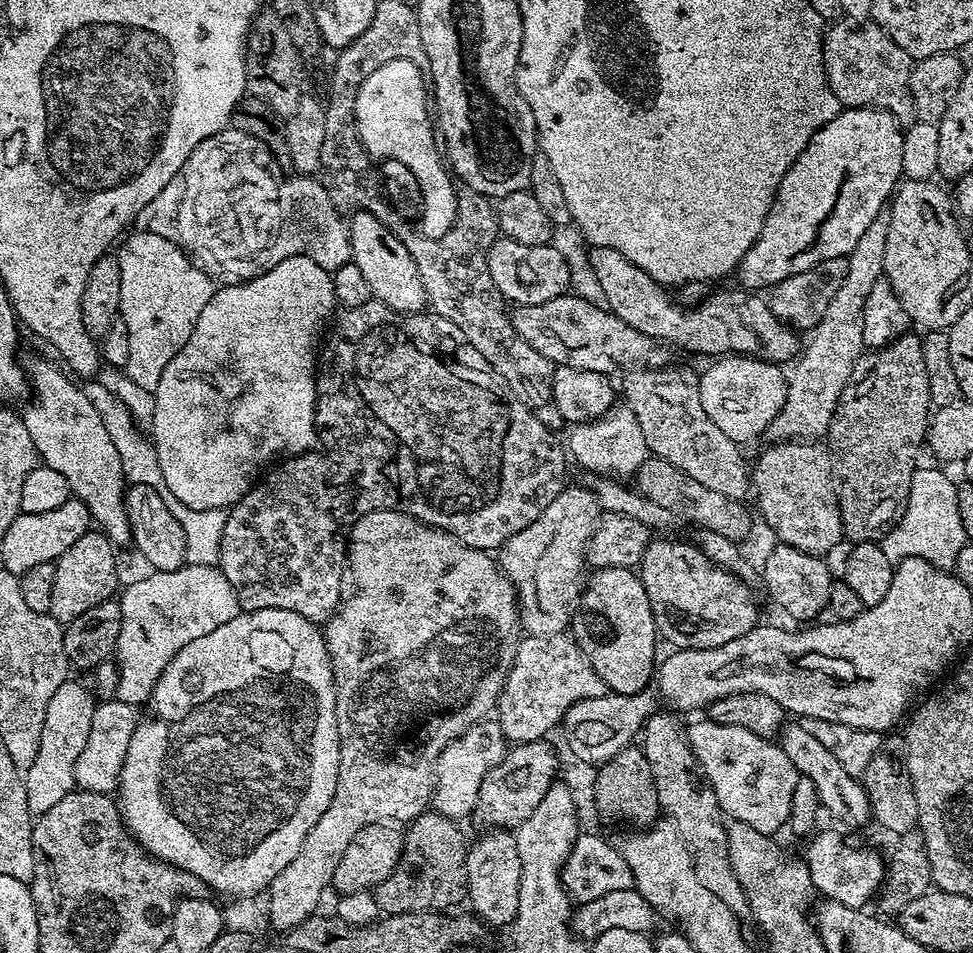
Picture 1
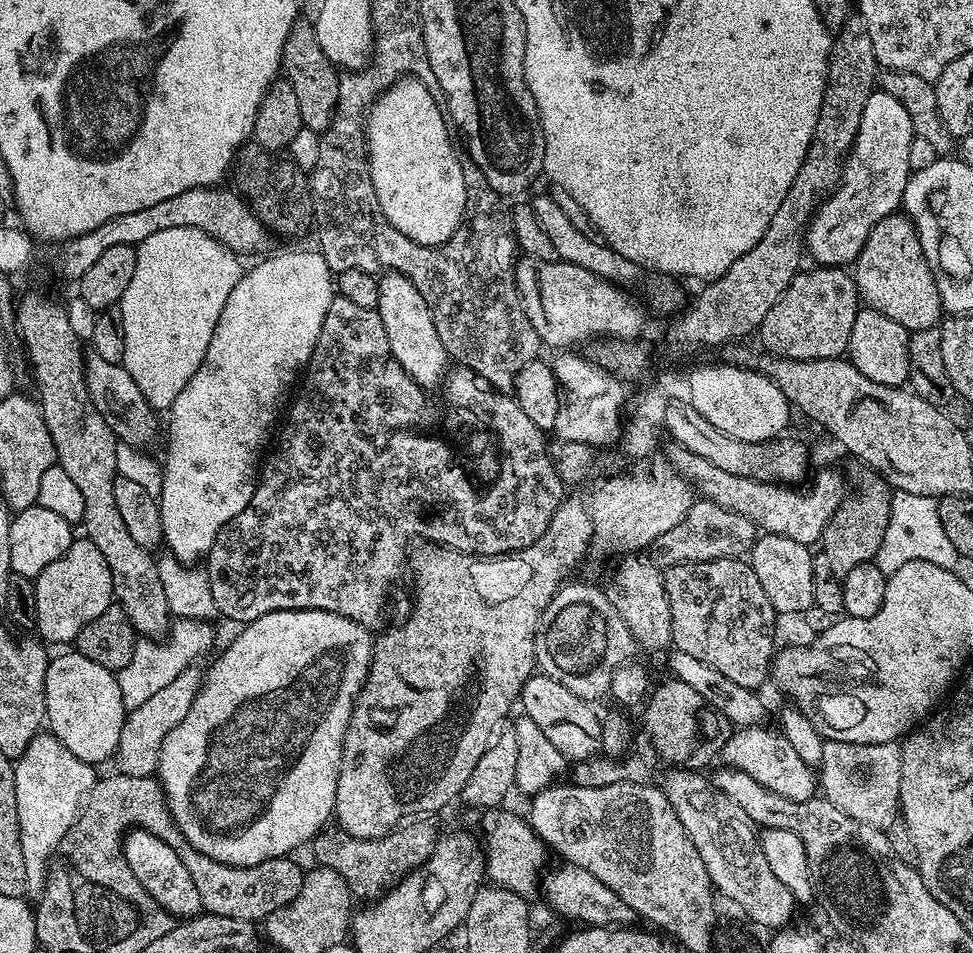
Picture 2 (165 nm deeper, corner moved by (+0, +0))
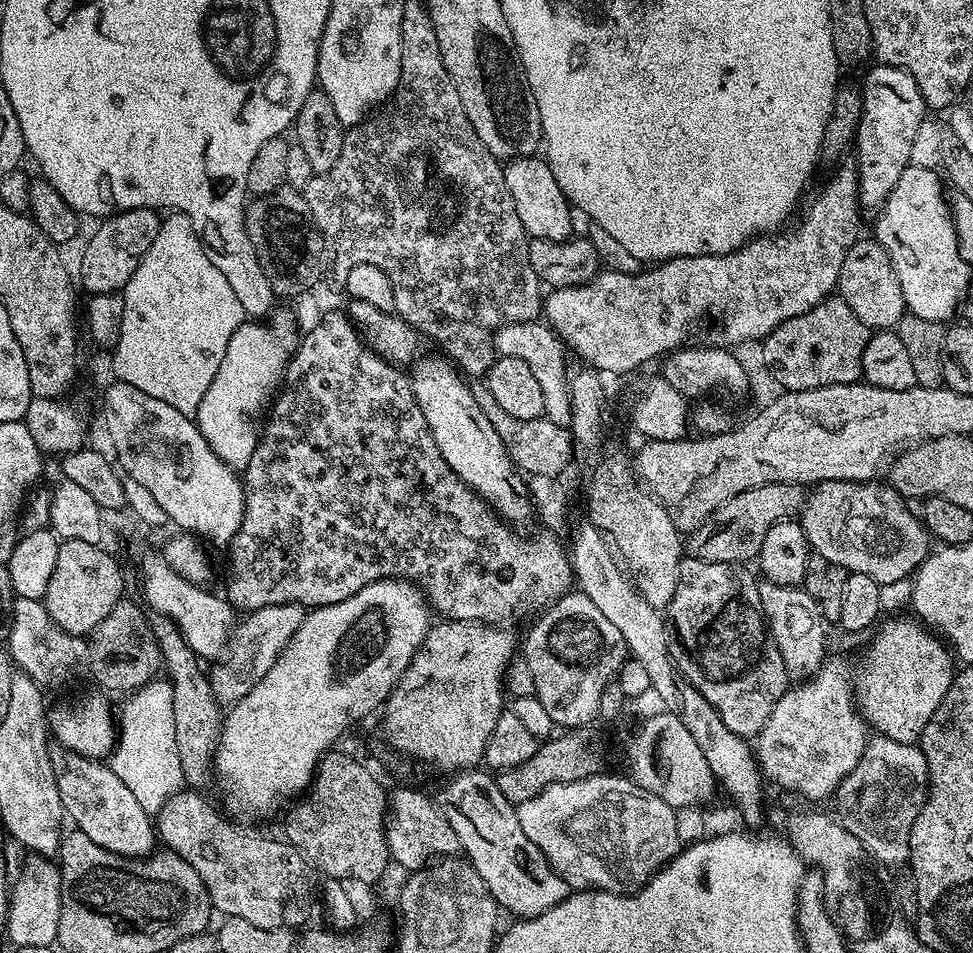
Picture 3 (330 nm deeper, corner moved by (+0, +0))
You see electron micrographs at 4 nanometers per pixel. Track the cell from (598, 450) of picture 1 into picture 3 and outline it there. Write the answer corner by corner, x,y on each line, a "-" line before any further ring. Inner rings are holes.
531,320
502,326
494,334
494,343
499,355
522,358
522,362
530,366
534,379
538,381
538,387
542,390
542,398
546,398
544,416
559,426
569,427
572,422
572,399
568,389
570,367
568,368
568,360
564,357
566,346
560,337
548,327
547,323

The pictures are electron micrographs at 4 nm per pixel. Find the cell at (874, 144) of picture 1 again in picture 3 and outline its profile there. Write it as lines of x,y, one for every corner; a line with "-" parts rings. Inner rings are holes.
877,63
862,83
864,113
860,115
860,130
854,144
854,167
860,176
861,209
879,210
890,198
902,170
910,164
910,146
914,133
926,119
926,105
914,78
906,70
898,70
889,64

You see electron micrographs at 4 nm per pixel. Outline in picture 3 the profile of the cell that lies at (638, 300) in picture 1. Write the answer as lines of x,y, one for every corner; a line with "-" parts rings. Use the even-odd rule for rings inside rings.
536,154
520,156
503,165
506,190
510,190
510,198
514,198
514,210
518,210
518,218
522,218
524,231
531,239
567,240
573,235
573,209
568,197
558,186
558,178
554,178
551,164
547,159
540,157
539,160
538,157

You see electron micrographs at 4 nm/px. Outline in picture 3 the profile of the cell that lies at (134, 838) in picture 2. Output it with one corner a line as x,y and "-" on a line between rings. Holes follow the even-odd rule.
57,742
51,745
49,756
57,778
64,815
69,821
72,819
76,823
73,825
79,832
86,834
90,842
98,842
98,846
129,858
143,858
157,847
158,835
153,817
142,810
138,798
134,798
126,782
122,782
122,778
114,774
112,767
66,749

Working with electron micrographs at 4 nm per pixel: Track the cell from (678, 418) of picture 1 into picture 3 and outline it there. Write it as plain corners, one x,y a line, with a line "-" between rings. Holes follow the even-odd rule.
827,480
815,485
807,493
804,511
799,513
798,519
808,539
809,549
822,554
822,558
826,558
829,565
842,566
848,573
866,574
874,578
874,582
888,586
898,583
899,580
907,581
930,555
930,533
924,527
921,517
913,509
913,513
908,509
908,504
905,497
884,482

